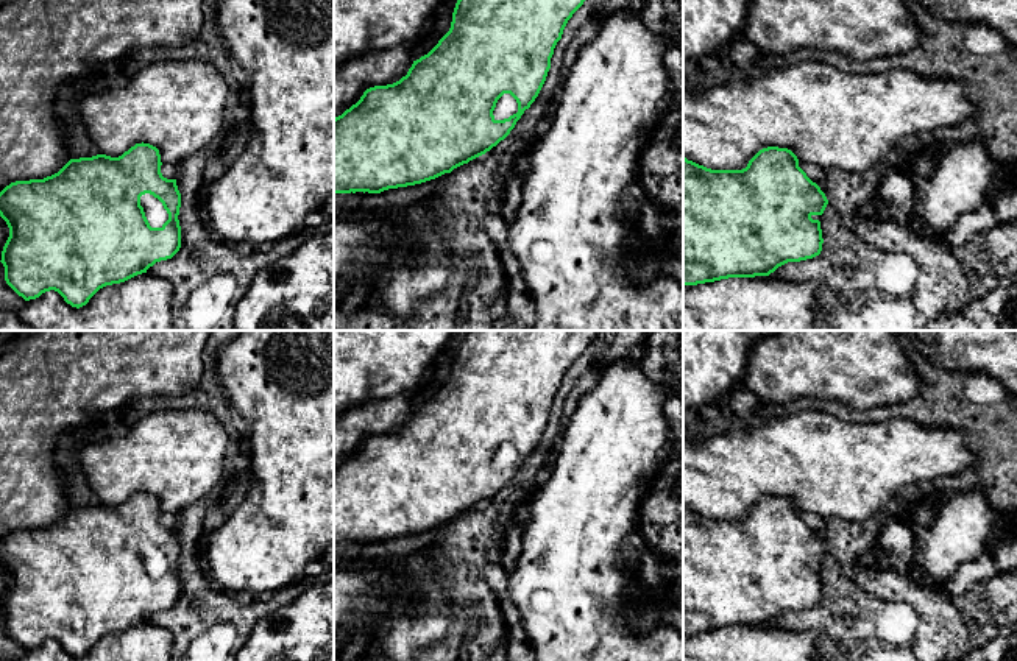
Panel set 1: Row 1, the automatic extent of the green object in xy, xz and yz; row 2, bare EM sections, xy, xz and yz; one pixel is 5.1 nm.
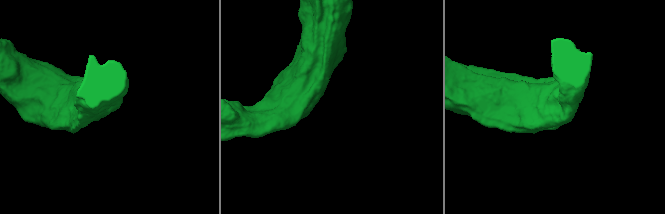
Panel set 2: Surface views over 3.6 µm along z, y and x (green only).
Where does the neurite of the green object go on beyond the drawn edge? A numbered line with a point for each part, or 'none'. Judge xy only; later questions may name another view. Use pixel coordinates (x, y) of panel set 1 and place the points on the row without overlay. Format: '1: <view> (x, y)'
1: xy (155, 562)

